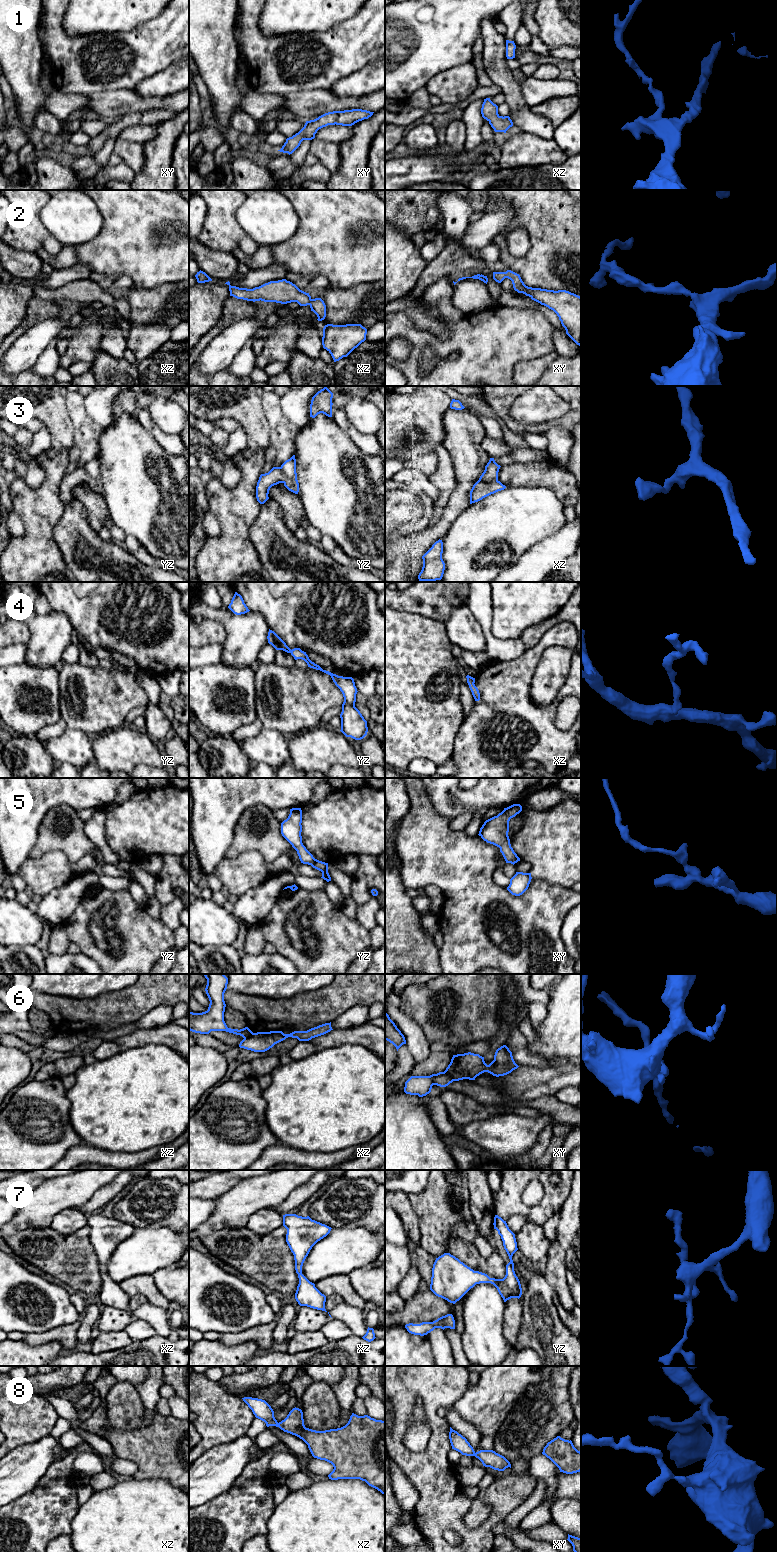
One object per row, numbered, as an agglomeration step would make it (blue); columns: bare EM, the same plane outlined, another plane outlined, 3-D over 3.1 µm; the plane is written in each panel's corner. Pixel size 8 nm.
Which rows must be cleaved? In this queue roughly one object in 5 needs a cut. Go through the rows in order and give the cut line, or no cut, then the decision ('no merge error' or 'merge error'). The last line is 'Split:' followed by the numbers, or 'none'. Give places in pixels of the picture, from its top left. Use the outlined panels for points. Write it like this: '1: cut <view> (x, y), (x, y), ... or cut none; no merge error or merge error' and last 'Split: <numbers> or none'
1: cut none; no merge error
2: cut none; no merge error
3: cut none; no merge error
4: cut none; no merge error
5: cut none; no merge error
6: cut xz (254, 1033), (244, 1038); merge error
7: cut none; no merge error
8: cut none; no merge error
Split: 6

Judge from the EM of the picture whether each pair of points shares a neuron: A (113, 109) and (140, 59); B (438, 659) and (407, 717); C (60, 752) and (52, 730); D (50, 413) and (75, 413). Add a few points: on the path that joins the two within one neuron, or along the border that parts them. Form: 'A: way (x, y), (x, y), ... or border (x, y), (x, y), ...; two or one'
A: border (132, 88), (118, 88), (101, 92); two
B: way (424, 673), (407, 690), (407, 703); one
C: border (66, 727), (62, 733), (51, 737), (44, 744); two
D: border (64, 397), (66, 410), (73, 426), (73, 436); two

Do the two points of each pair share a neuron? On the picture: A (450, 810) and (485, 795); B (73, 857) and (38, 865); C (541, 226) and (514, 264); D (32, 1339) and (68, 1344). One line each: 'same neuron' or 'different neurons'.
A: same neuron
B: different neurons
C: same neuron
D: same neuron

